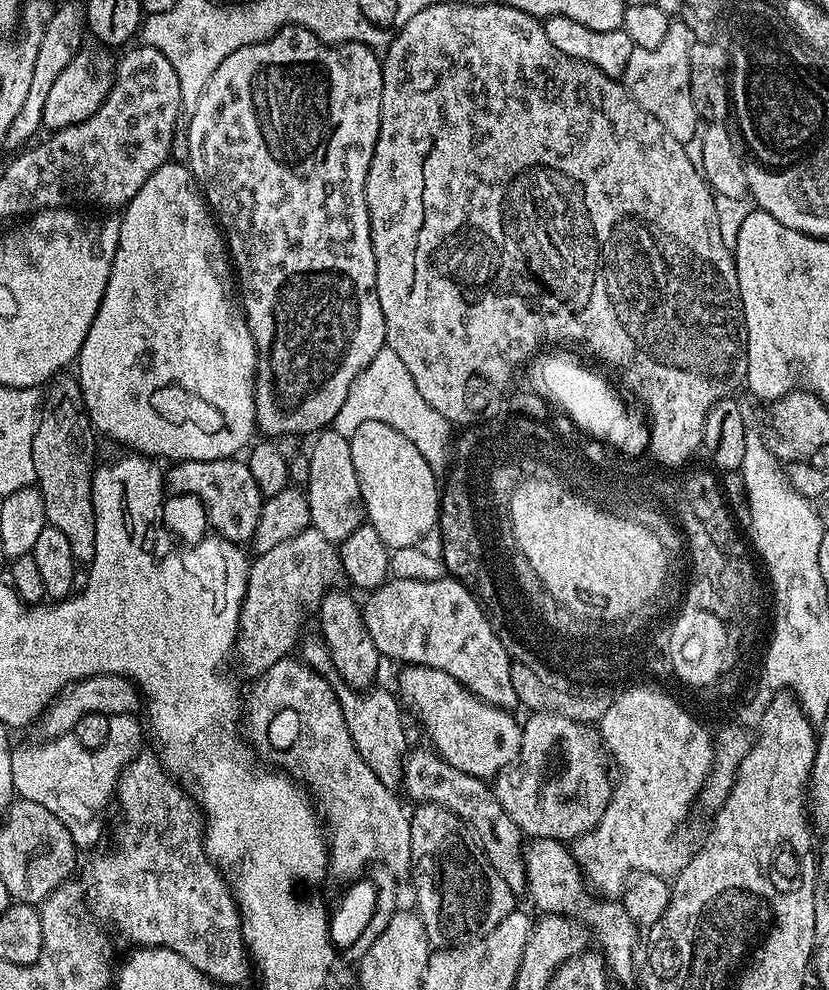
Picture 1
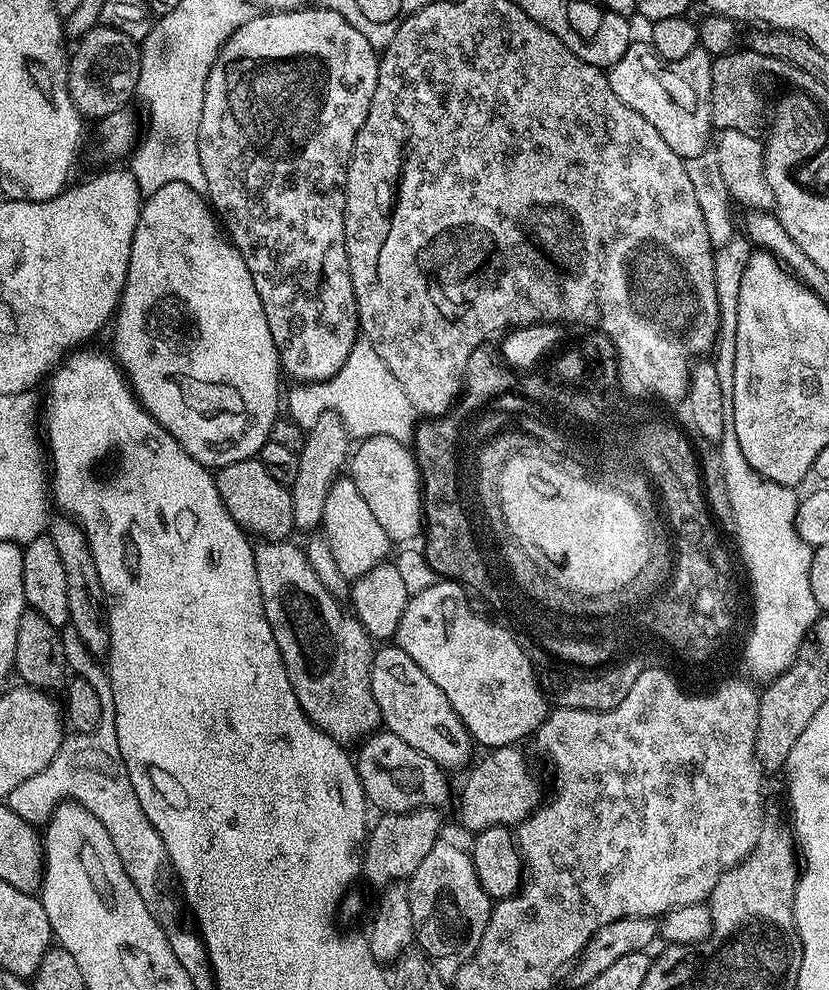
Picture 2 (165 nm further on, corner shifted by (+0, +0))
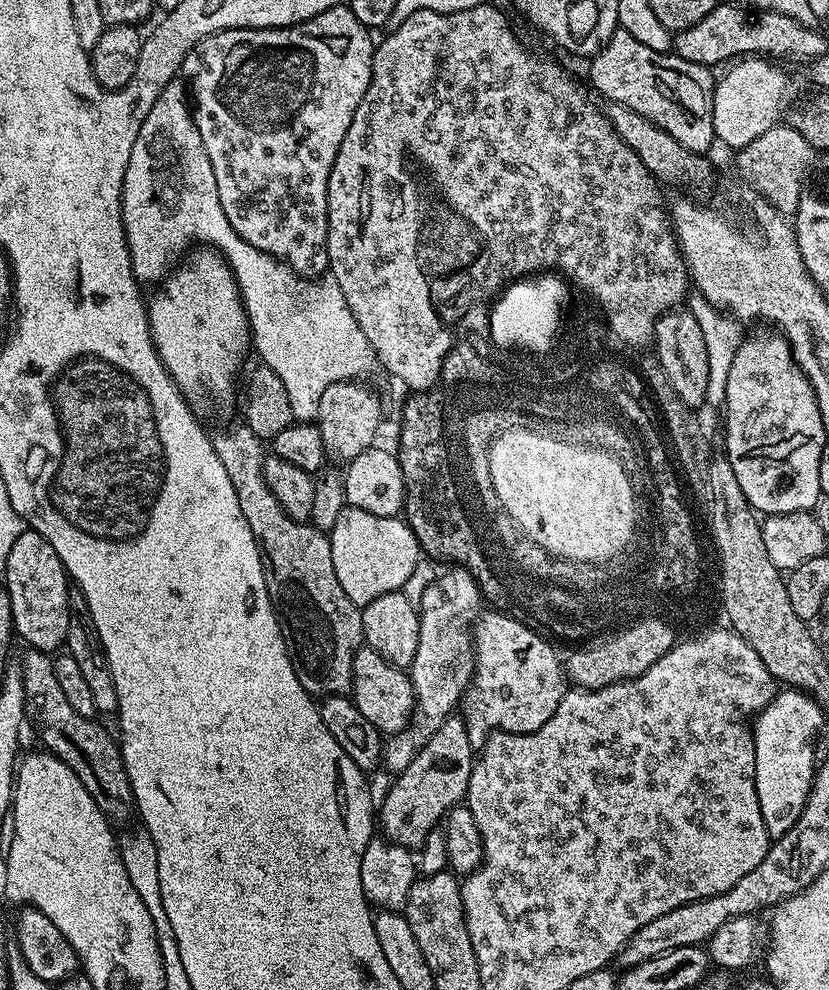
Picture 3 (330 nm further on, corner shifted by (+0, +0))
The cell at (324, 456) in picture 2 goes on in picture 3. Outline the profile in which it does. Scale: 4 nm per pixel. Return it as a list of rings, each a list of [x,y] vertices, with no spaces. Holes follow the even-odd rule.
[[[355,379],[339,380],[337,384],[328,384],[322,390],[322,398],[318,402],[316,419],[314,421],[322,434],[322,446],[325,457],[341,462],[358,458],[367,448],[377,443],[376,431],[380,428],[380,400]]]

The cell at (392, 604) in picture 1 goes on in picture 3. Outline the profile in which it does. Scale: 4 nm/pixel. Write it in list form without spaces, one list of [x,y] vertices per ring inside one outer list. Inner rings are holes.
[[[486,612],[474,625],[476,670],[462,697],[466,734],[470,734],[470,742],[476,750],[483,748],[488,735],[497,730],[538,730],[551,718],[554,710],[558,710],[558,702],[562,702],[566,691],[561,653],[556,653],[545,637],[505,612]]]

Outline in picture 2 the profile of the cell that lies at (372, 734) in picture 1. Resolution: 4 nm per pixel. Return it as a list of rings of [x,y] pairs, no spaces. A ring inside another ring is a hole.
[[[264,540],[253,547],[252,553],[254,554],[254,566],[258,570],[258,590],[262,594],[262,606],[266,610],[266,622],[270,622],[270,630],[274,634],[274,642],[282,654],[282,662],[286,668],[286,674],[290,678],[290,686],[294,686],[294,694],[298,698],[300,709],[310,718],[310,722],[316,724],[316,727],[321,732],[330,734],[330,738],[334,738],[342,745],[352,746],[363,740],[364,737],[371,736],[382,724],[378,702],[374,702],[374,694],[370,690],[370,670],[372,669],[372,653],[374,651],[372,637],[369,636],[367,630],[364,629],[355,615],[345,605],[344,609],[340,605],[343,603],[334,594],[330,594],[330,590],[326,590],[326,586],[322,586],[322,582],[318,579],[318,574],[314,574],[314,570],[310,570],[310,562],[304,557],[303,547],[296,545],[295,548],[292,542]]]

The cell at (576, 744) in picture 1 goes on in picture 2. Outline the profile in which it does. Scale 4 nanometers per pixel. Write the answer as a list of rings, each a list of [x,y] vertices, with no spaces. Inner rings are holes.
[[[516,746],[493,748],[484,754],[488,756],[471,765],[472,773],[465,778],[460,792],[460,824],[469,834],[481,832],[491,824],[518,825],[541,803],[542,795],[532,781],[532,772],[520,750]]]

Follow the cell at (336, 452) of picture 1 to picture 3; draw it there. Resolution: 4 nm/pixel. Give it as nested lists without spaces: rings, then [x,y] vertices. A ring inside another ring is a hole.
[[[346,506],[342,514],[338,514],[338,522],[334,522],[330,554],[334,558],[334,574],[338,574],[342,590],[346,590],[346,598],[361,606],[374,602],[374,598],[382,598],[382,594],[401,591],[416,564],[422,560],[418,538],[414,538],[410,526],[400,516],[379,516],[351,506]]]

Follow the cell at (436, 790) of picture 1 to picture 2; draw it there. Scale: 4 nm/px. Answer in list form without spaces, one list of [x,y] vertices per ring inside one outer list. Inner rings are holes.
[[[377,730],[371,736],[366,736],[359,741],[356,750],[357,752],[354,752],[356,773],[362,782],[362,790],[368,798],[368,803],[373,809],[381,808],[379,811],[384,814],[413,812],[416,808],[439,809],[440,804],[447,802],[448,780],[444,777],[447,776],[445,769],[441,768],[439,764],[435,764],[430,758],[426,758],[426,754],[414,750],[414,746],[406,746],[406,742],[402,742],[402,738],[398,738],[398,734],[387,730]]]

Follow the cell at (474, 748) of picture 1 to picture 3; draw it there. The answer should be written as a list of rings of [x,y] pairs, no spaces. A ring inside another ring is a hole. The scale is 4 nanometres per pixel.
[[[361,646],[354,654],[352,666],[352,690],[350,699],[358,714],[370,722],[382,734],[400,732],[407,728],[414,711],[412,677],[405,669],[396,668],[382,654],[367,646]]]

